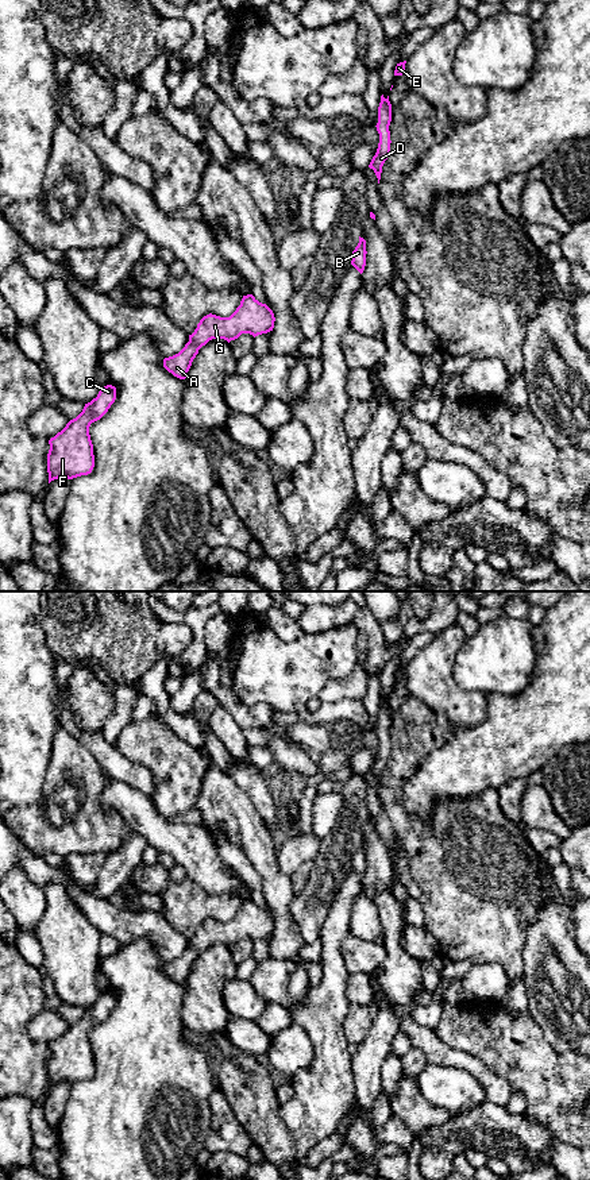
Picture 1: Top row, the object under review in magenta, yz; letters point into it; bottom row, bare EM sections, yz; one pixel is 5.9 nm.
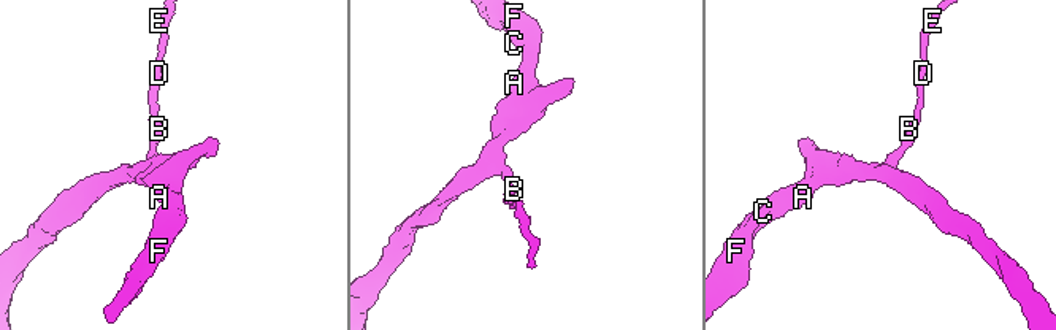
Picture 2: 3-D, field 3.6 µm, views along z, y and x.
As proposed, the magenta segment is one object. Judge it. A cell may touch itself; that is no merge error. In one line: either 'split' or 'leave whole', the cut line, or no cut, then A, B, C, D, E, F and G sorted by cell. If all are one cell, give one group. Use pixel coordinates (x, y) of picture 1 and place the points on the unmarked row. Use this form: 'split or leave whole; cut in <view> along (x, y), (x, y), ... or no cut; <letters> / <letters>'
leave whole; no cut; A B C D E F G

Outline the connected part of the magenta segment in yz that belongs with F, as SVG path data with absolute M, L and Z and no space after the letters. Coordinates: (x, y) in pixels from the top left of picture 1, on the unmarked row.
M115 991L101 992L97 1002L85 1009L82 1017L49 1045L49 1088L58 1083L73 1084L92 1077L95 1060L89 1031L108 1017L115 1004Z

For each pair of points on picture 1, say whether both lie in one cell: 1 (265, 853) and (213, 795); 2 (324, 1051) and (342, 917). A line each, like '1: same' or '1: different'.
1: same
2: same

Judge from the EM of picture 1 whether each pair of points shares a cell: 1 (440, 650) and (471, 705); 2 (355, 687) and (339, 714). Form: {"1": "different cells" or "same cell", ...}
{"1": "same cell", "2": "different cells"}

